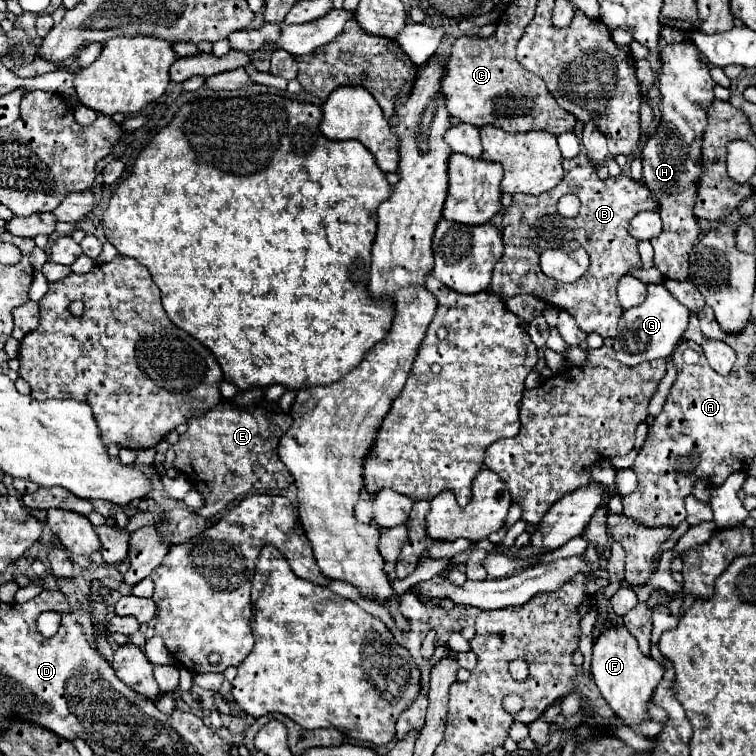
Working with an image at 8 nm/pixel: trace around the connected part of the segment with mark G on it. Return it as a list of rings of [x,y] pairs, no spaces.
[[[649,283],[647,299],[639,307],[627,309],[619,319],[619,329],[617,329],[619,333],[613,345],[617,361],[627,367],[633,367],[643,361],[653,361],[659,357],[667,359],[681,341],[681,335],[687,329],[687,319],[689,319],[689,309],[685,305],[681,305],[663,285]]]

